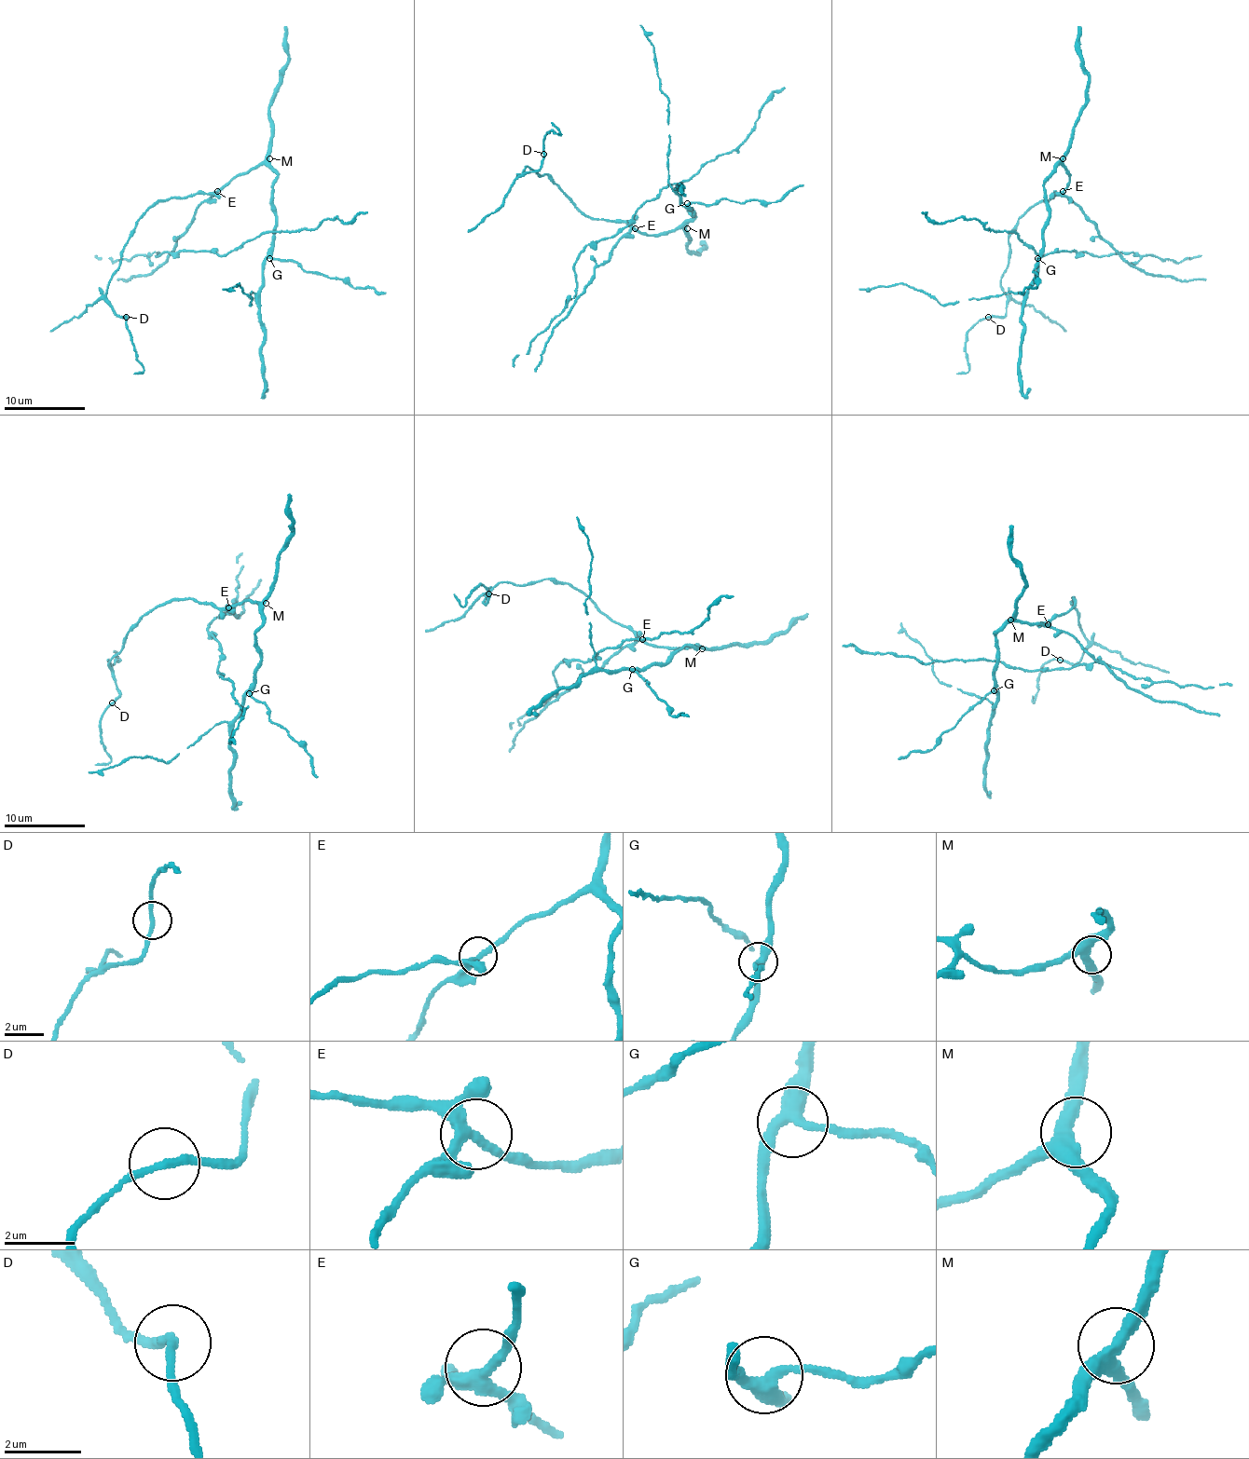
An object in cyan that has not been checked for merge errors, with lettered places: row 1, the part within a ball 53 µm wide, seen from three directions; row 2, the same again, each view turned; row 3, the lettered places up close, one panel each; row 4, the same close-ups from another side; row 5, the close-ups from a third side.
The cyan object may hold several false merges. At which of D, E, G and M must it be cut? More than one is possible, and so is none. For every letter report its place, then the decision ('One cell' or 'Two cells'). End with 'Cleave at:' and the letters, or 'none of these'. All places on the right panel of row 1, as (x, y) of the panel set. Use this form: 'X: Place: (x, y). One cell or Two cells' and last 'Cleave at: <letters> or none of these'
D: Place: (988, 317). One cell
E: Place: (1063, 191). One cell
G: Place: (1037, 258). One cell
M: Place: (1063, 158). One cell
Cleave at: none of these

